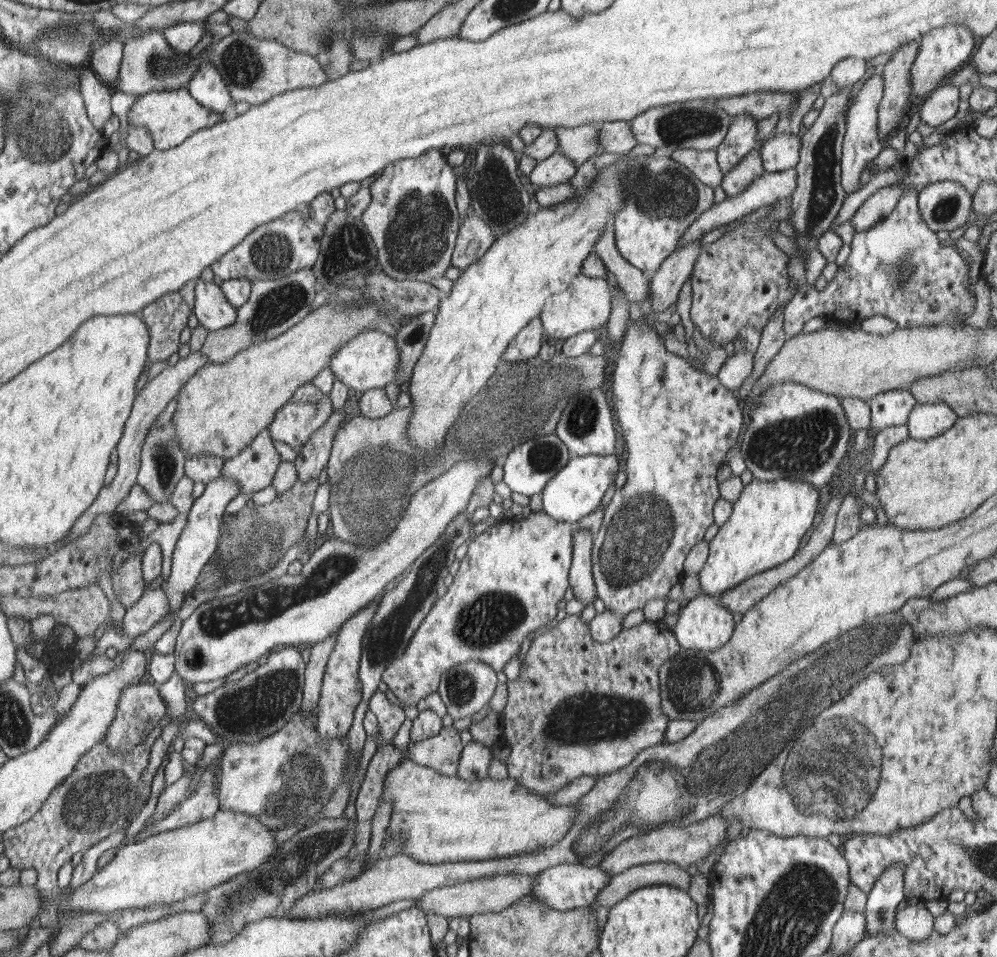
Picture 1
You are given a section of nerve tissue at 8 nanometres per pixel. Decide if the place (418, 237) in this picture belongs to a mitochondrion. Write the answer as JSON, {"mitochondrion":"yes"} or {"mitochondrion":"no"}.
{"mitochondrion":"yes"}

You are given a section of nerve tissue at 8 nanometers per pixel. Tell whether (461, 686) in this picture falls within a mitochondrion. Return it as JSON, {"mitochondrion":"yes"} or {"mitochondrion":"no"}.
{"mitochondrion":"yes"}

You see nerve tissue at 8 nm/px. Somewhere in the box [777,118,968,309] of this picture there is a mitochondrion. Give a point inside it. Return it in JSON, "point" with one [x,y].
{"point":[904,264]}

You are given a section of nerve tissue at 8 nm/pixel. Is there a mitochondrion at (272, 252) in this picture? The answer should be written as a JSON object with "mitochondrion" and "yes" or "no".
{"mitochondrion":"yes"}

